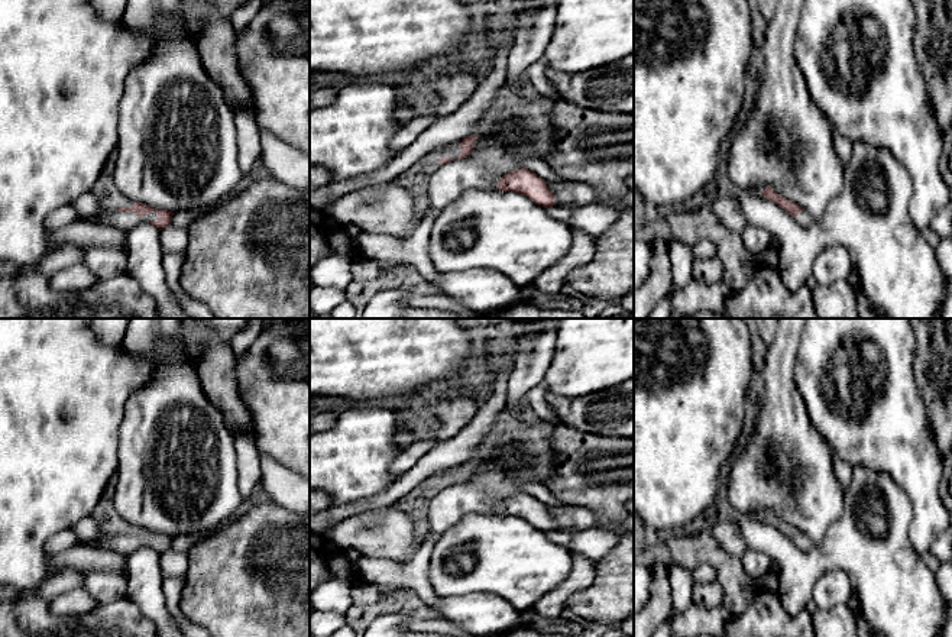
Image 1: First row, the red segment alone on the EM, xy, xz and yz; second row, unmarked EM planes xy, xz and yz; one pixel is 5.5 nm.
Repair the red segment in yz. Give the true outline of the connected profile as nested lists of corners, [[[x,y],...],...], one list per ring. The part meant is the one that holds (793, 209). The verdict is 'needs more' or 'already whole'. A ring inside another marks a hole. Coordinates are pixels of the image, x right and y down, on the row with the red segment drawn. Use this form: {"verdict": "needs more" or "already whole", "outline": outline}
{"verdict": "needs more", "outline": [[[765,187],[761,194],[783,207],[802,227],[807,227],[813,223],[812,216],[804,211],[799,204],[777,194],[771,187]]]}

